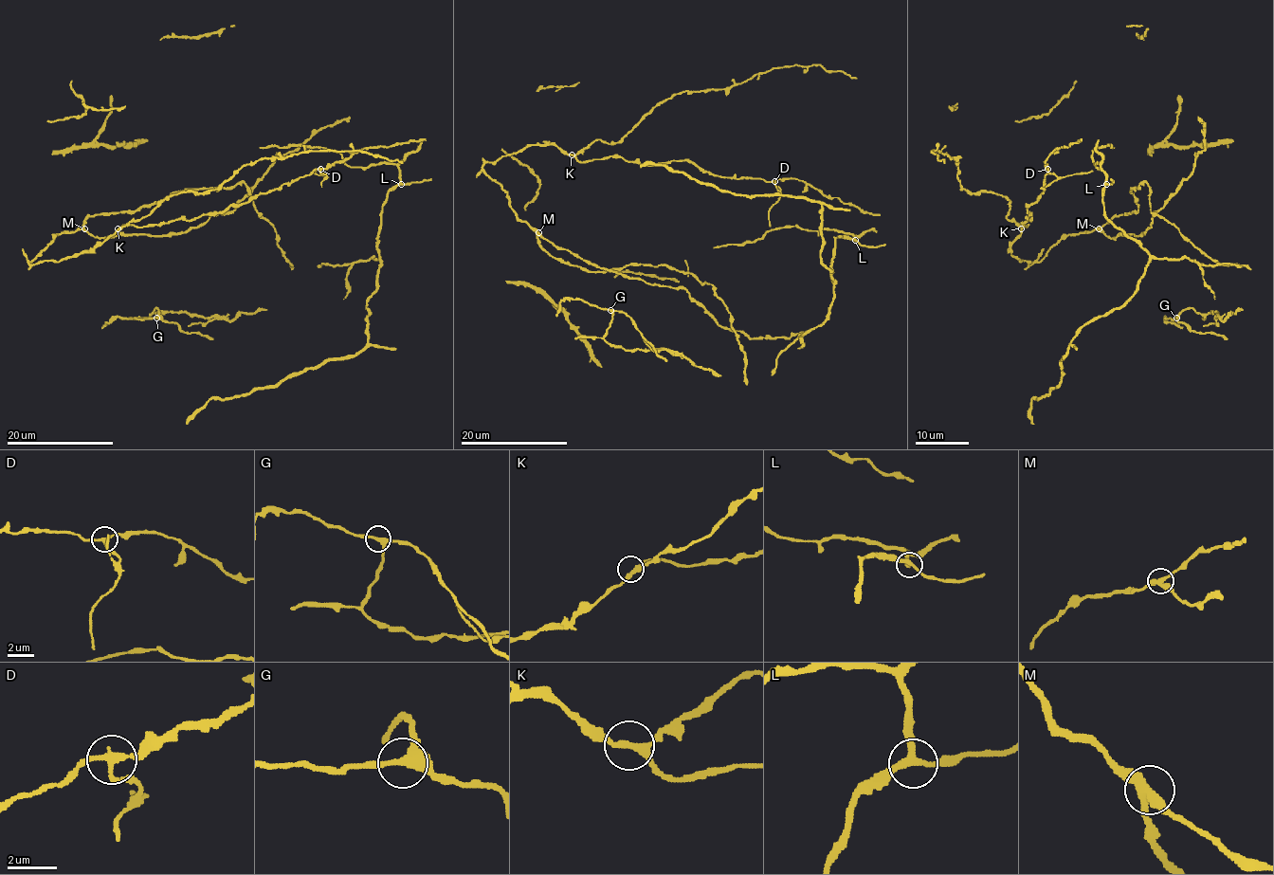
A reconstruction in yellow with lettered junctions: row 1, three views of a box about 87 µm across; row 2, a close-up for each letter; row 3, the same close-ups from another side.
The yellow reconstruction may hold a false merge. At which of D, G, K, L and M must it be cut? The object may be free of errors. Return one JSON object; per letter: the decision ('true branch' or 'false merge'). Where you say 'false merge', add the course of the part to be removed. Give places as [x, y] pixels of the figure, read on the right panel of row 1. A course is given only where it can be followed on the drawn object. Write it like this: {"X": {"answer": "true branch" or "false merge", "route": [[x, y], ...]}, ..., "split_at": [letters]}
{"D": {"answer": "false merge", "route": [[1047, 170], [1059, 177], [1092, 171]]}, "G": {"answer": "true branch"}, "K": {"answer": "true branch"}, "L": {"answer": "true branch"}, "M": {"answer": "true branch"}, "split_at": ["D"]}

